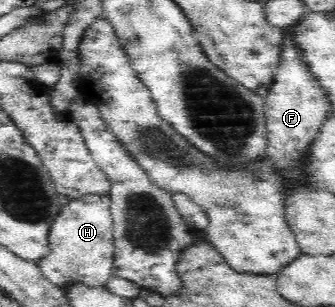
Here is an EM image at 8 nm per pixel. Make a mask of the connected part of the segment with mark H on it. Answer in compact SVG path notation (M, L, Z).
M104 193L88 194L80 200L70 200L62 206L50 232L50 243L54 254L38 264L41 273L52 284L65 291L72 290L76 286L85 286L92 290L108 290L116 252L110 204L110 194Z

